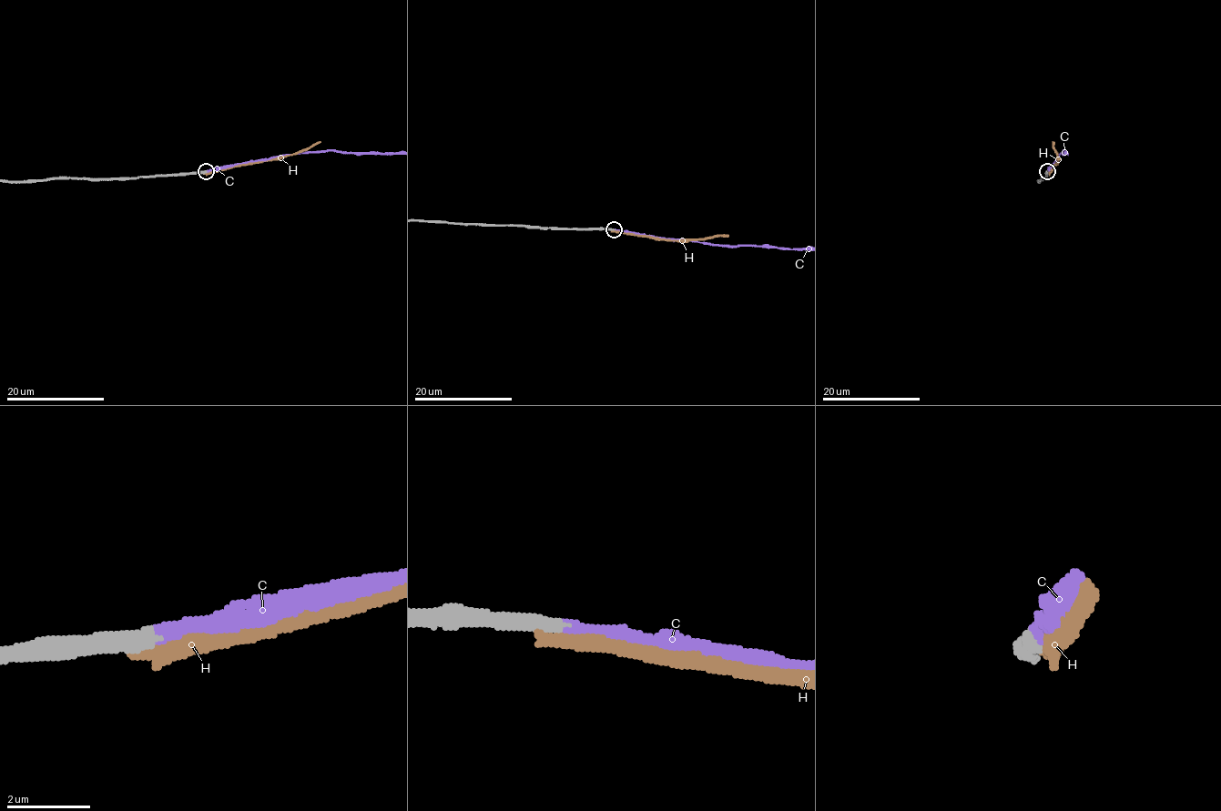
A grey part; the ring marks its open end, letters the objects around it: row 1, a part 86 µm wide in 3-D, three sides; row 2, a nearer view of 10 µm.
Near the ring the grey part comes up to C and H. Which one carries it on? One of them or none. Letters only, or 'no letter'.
C

